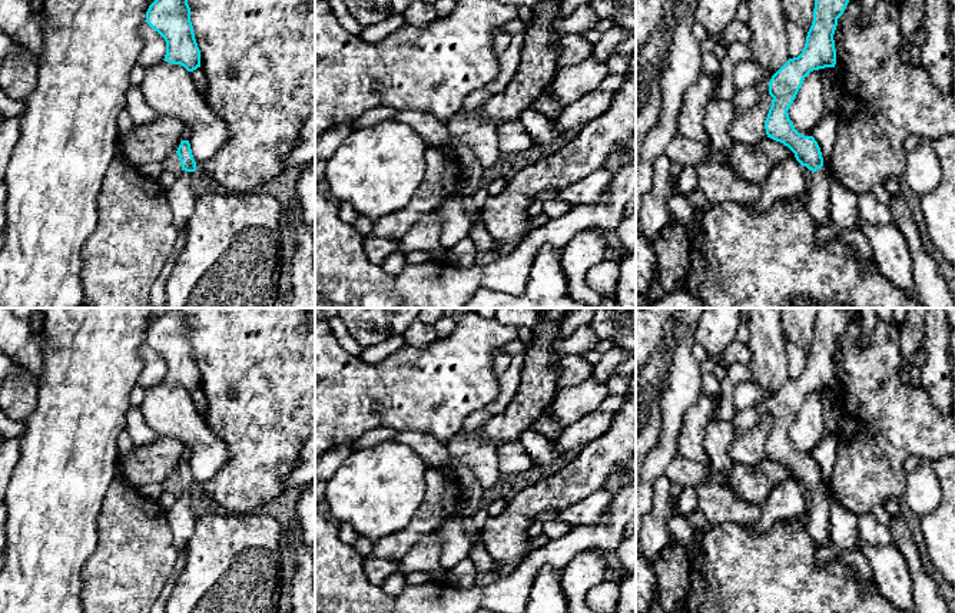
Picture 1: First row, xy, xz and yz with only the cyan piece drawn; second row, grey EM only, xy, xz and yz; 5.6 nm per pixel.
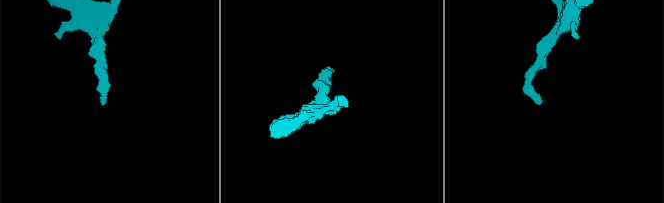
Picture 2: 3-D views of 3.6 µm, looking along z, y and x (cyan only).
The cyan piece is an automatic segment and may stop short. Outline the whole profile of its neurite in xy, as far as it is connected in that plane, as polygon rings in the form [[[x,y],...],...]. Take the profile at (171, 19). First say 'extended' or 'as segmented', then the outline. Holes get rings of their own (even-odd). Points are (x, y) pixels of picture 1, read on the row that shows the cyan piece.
as segmented; [[[155,0],[146,11],[145,21],[165,39],[165,62],[180,64],[188,72],[200,67],[200,50],[188,0]]]

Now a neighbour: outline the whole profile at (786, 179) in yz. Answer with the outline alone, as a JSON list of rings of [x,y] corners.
[[[787,158],[775,165],[760,183],[760,196],[753,202],[752,211],[762,213],[775,201],[805,193],[808,185],[802,165],[796,158]]]

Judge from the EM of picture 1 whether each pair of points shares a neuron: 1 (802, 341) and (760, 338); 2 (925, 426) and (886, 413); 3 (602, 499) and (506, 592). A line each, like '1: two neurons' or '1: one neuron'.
1: two neurons
2: one neuron
3: two neurons

